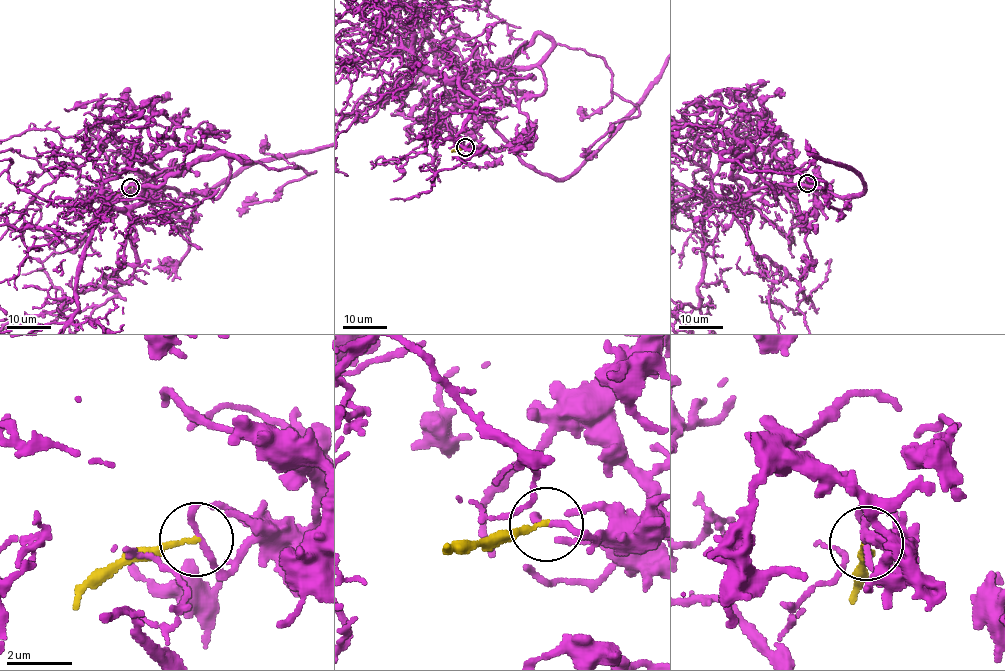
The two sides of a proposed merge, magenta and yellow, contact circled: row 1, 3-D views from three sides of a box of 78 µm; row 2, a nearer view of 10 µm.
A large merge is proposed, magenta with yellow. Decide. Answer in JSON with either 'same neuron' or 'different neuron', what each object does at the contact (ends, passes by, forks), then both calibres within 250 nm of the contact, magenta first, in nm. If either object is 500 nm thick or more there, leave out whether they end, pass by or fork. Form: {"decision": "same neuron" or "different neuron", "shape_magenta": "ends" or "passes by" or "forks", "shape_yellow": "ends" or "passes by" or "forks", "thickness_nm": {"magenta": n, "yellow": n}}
{"decision": "different neuron", "shape_magenta": "ends", "shape_yellow": "ends", "thickness_nm": {"magenta": 240, "yellow": 160}}

